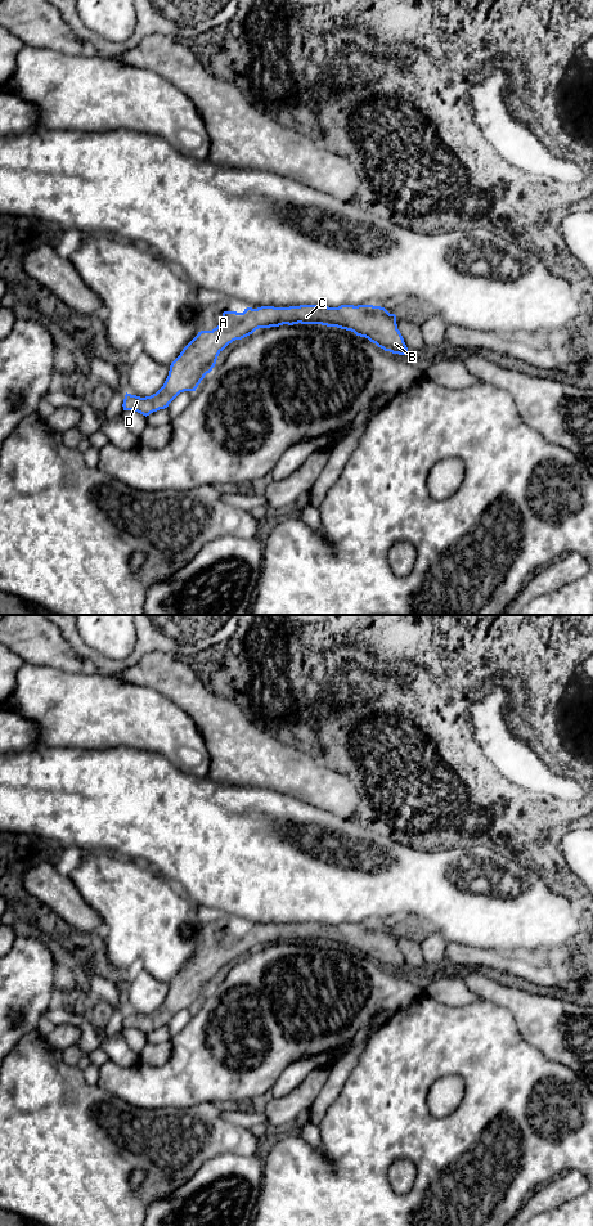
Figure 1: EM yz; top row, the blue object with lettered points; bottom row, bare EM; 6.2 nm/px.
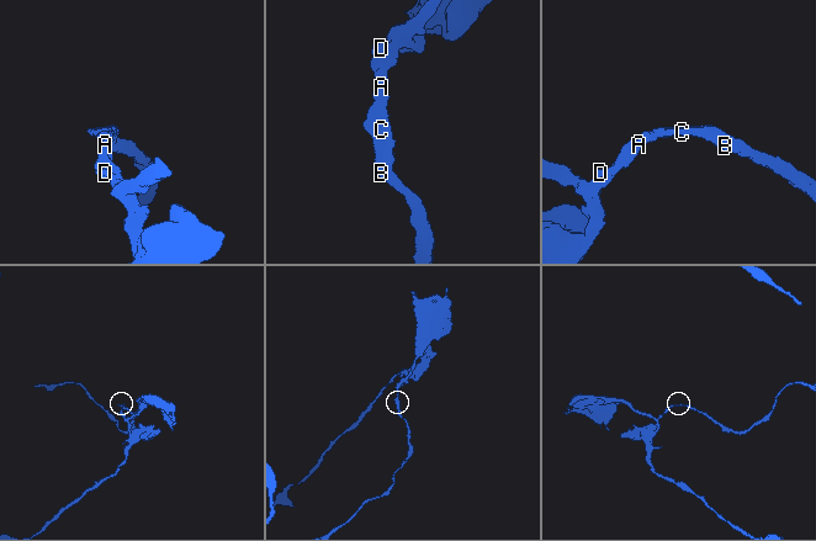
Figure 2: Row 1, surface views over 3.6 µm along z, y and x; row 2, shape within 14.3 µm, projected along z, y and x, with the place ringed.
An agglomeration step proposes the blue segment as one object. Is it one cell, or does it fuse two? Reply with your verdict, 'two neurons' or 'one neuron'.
one neuron

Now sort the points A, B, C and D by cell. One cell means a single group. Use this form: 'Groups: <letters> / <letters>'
Groups: A B C D

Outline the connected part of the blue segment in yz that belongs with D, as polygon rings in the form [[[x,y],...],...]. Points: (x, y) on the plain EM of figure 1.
[[[300,922],[289,925],[261,924],[247,925],[243,930],[224,929],[221,938],[212,948],[201,948],[171,980],[163,1003],[153,1012],[140,1015],[127,1011],[123,1028],[149,1033],[165,1027],[184,1009],[196,1009],[201,998],[212,988],[219,971],[233,958],[252,952],[259,946],[283,942],[322,942],[351,948],[365,955],[378,965],[392,971],[408,973],[404,956],[397,947],[396,933],[385,925],[373,922]]]

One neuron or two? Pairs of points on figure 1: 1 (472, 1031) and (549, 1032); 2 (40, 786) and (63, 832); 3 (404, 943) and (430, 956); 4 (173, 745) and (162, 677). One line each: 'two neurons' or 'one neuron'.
1: two neurons
2: one neuron
3: two neurons
4: two neurons

